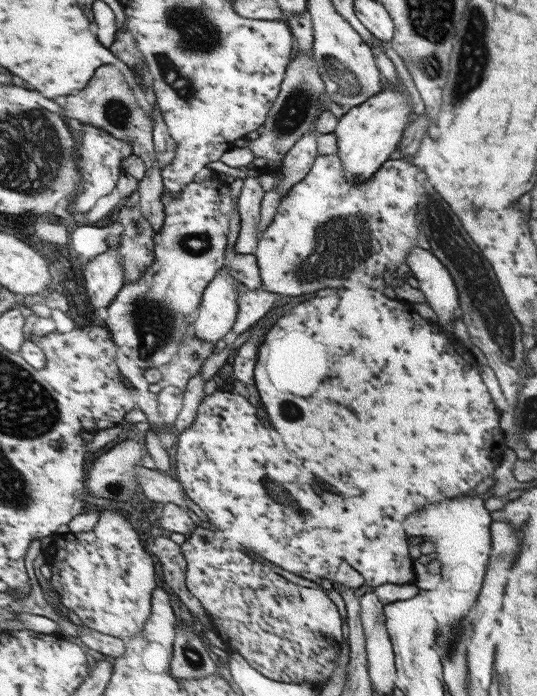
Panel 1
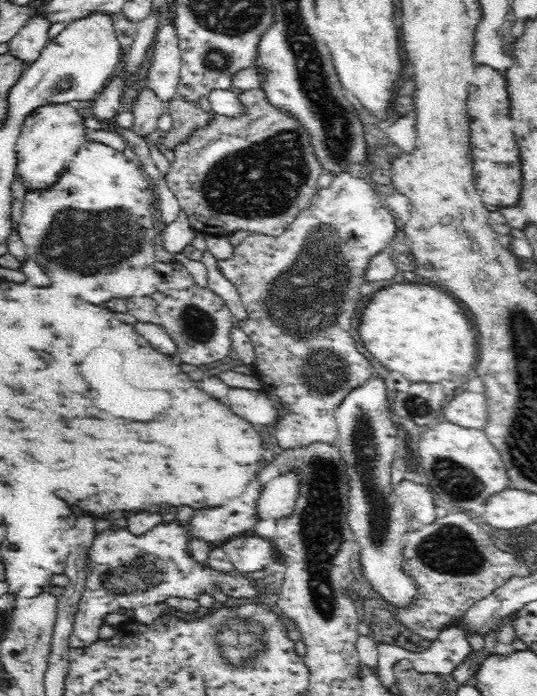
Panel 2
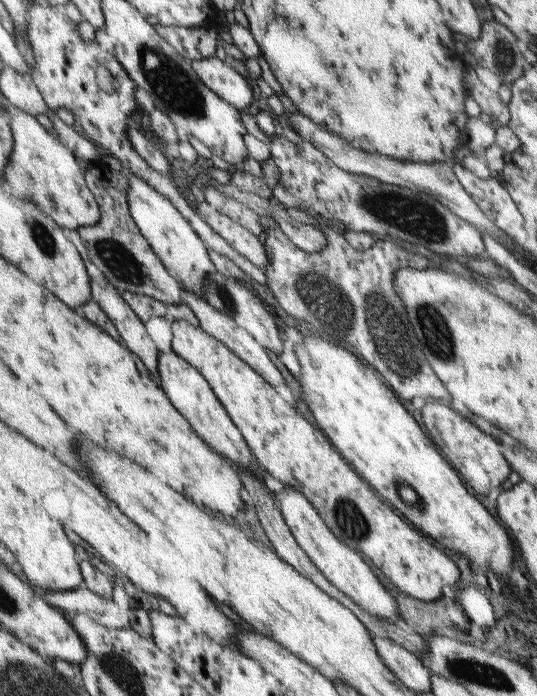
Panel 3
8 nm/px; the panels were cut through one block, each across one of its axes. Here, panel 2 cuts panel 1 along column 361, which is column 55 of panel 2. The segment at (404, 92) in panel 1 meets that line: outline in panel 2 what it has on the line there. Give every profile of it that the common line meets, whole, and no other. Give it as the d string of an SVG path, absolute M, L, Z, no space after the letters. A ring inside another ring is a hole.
M68 103L45 105L30 114L16 139L15 183L26 192L48 189L74 159L77 148L86 141L85 132L82 115Z

